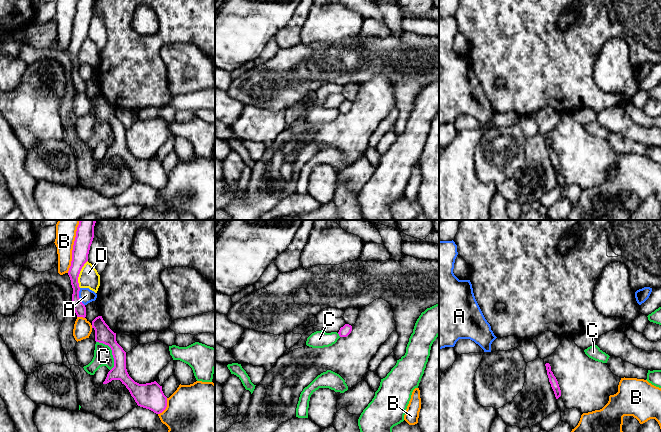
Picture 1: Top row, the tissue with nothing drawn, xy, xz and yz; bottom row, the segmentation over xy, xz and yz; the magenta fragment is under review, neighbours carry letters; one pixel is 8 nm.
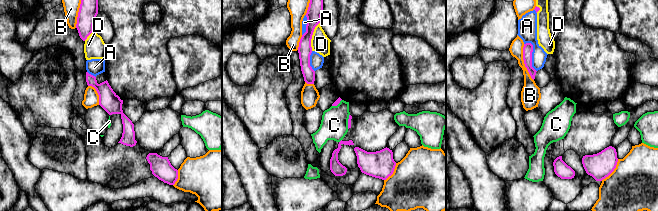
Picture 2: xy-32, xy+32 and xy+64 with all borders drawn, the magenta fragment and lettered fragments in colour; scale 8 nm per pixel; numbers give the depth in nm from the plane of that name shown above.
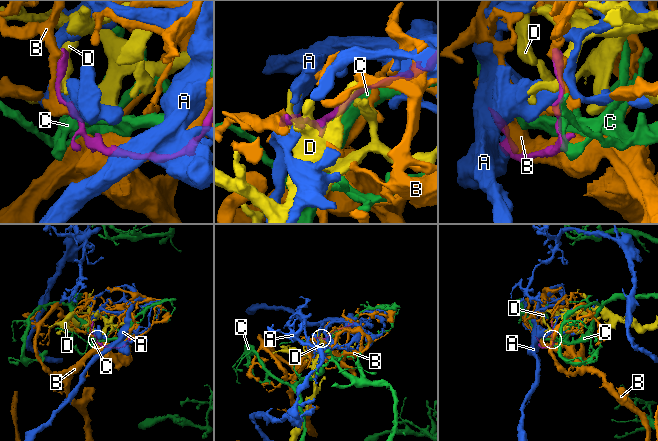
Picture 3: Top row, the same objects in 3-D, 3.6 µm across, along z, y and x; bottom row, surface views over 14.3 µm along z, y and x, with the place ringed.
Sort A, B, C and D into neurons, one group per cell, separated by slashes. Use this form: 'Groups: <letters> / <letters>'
Groups: A / B / C / D

